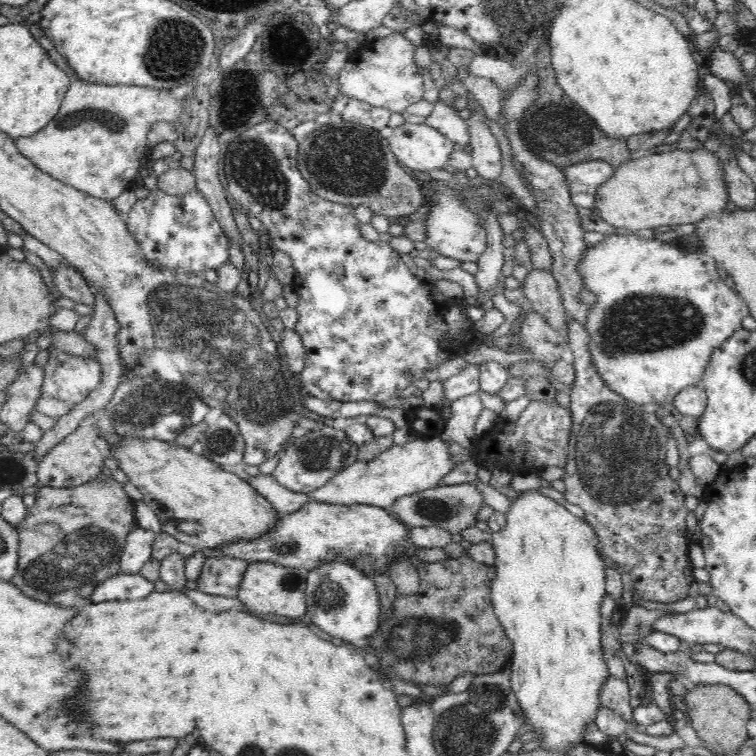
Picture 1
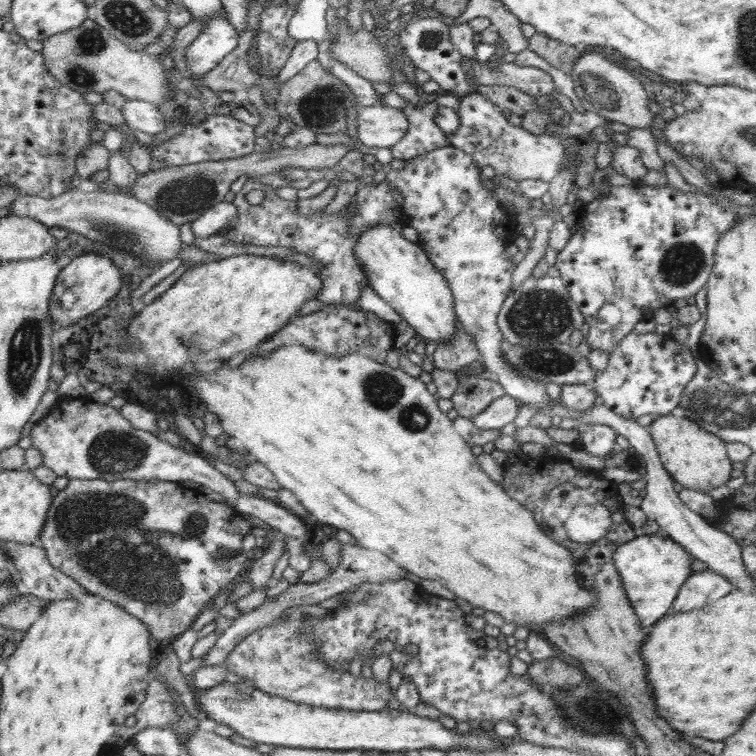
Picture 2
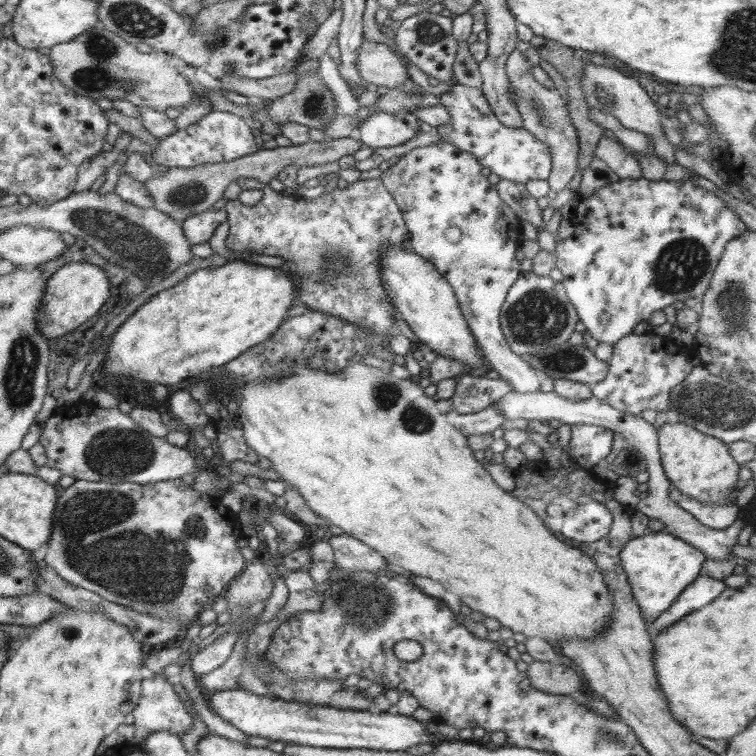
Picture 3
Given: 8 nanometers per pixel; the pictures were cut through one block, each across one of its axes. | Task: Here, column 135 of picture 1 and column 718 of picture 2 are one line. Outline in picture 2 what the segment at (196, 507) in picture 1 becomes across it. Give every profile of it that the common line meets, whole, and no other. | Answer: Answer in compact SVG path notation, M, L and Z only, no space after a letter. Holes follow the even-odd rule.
M668 413L655 417L648 429L662 466L670 473L672 479L687 489L706 493L722 484L733 484L732 462L728 458L725 442L715 434L701 429L692 419Z

